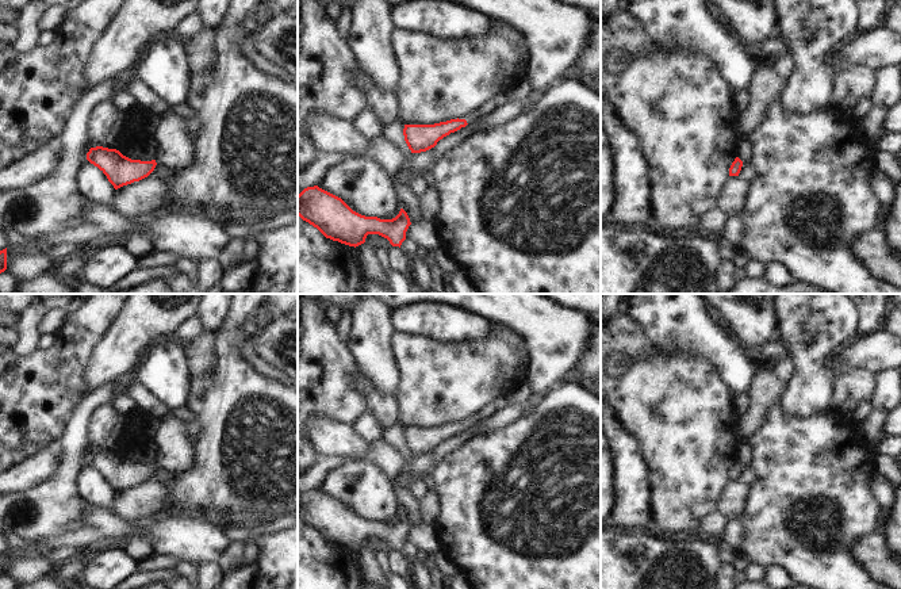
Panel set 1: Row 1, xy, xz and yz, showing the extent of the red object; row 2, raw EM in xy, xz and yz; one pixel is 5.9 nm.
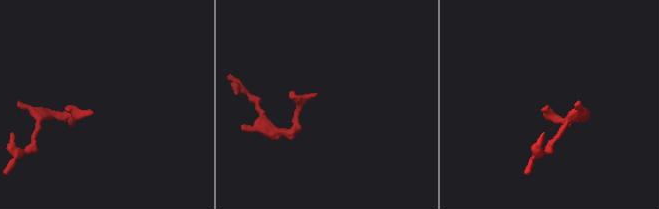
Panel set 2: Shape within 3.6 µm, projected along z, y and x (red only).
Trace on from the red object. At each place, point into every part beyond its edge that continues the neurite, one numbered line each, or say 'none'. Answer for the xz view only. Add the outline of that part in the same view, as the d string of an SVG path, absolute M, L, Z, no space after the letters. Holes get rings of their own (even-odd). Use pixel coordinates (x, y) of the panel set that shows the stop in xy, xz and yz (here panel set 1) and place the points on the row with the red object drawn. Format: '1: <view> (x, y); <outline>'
1: xz (499, 99); M499 92L494 95L491 99L486 100L476 111L472 111L459 119L465 119L468 125L476 122L480 116L484 116L494 111L495 108L505 106L510 102L510 97L506 92Z

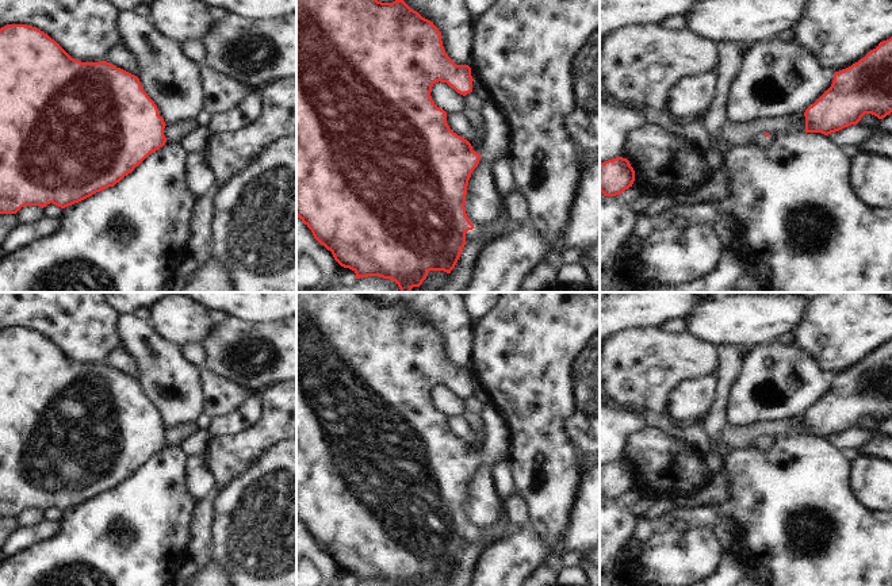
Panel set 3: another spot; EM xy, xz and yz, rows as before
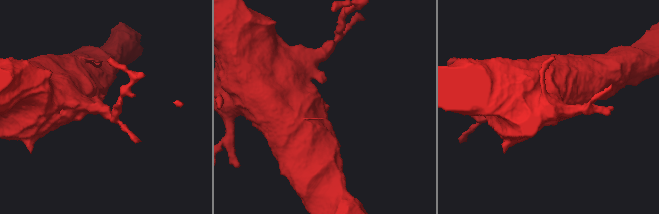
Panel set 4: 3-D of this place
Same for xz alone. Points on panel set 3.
1: xz (496, 144); M486 99L479 110L485 122L482 145L472 148L481 154L479 161L493 164L497 160L508 158L510 149L510 130L508 120L491 99Z

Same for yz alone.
1: yz (761, 141); M776 133L759 134L750 145L754 145L761 149L769 149L774 143Z

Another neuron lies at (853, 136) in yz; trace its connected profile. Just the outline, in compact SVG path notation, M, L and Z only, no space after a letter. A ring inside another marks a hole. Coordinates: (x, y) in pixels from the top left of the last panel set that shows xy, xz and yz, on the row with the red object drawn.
M851 125L839 131L831 133L827 137L838 146L858 146L870 134L873 134L876 127L862 127L860 125Z

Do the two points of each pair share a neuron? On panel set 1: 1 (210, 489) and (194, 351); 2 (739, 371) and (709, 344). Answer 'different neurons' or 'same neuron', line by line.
1: different neurons
2: same neuron

